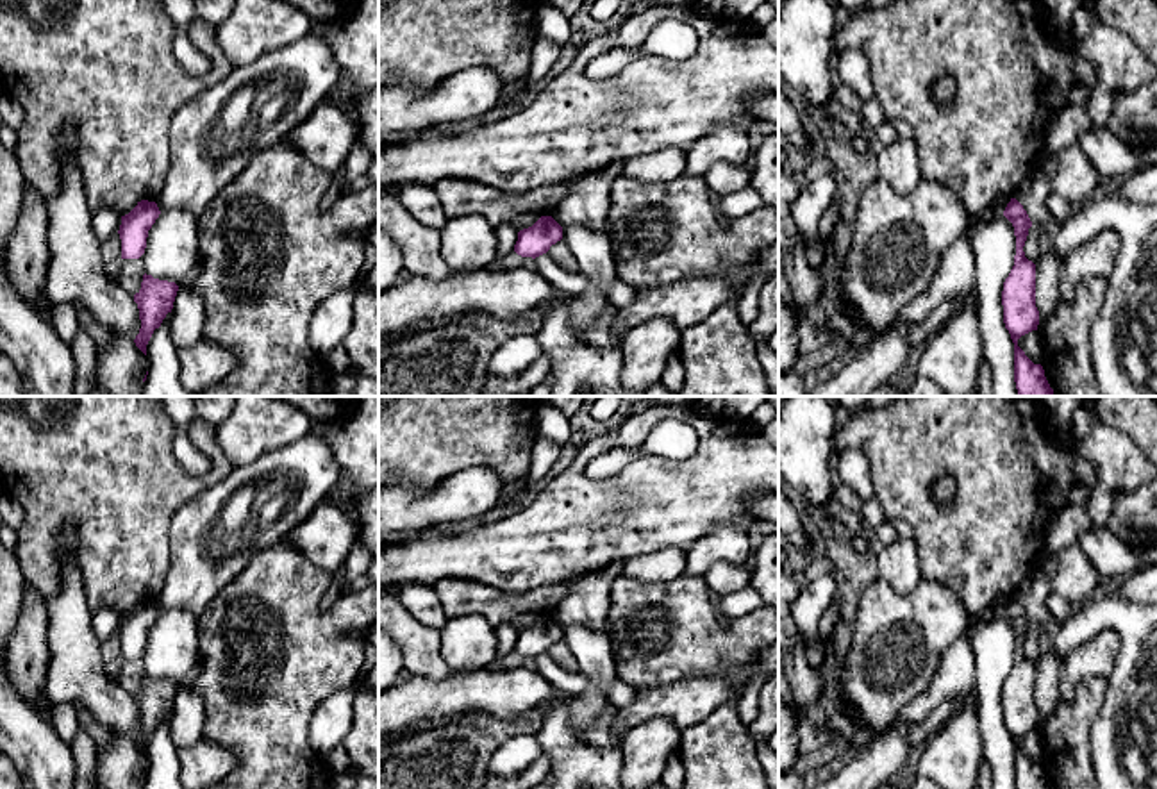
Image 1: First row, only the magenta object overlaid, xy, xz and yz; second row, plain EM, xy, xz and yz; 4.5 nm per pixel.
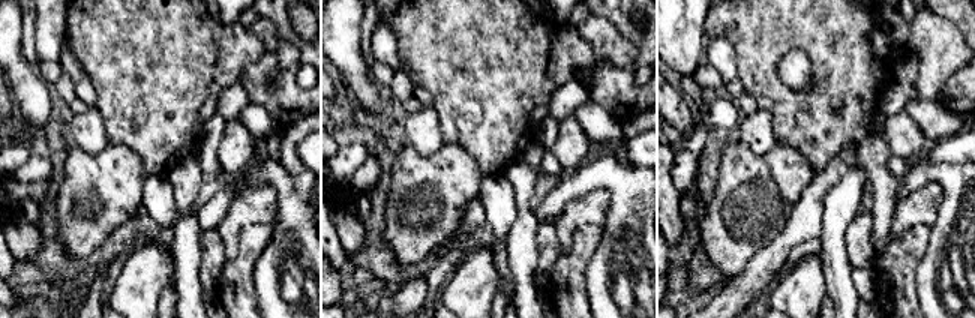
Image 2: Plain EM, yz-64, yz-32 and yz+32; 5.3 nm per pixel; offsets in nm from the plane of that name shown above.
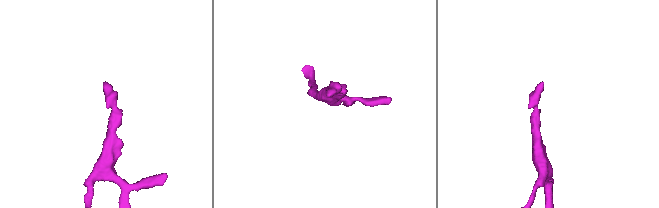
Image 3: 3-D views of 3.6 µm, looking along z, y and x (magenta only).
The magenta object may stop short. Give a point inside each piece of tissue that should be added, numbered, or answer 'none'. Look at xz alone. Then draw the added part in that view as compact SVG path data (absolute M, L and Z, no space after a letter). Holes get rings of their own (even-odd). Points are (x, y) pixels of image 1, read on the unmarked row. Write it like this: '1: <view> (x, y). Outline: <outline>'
1: xz (566, 682). Outline: M548 653L536 657L536 671L566 696L575 696L589 685L586 675L562 669L548 657Z

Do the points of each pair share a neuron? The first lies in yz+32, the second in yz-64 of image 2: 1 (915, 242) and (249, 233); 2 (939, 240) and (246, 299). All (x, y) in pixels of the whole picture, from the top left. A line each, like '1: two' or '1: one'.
1: one
2: two

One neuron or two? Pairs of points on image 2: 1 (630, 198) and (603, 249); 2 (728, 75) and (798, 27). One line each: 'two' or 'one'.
1: one
2: two

